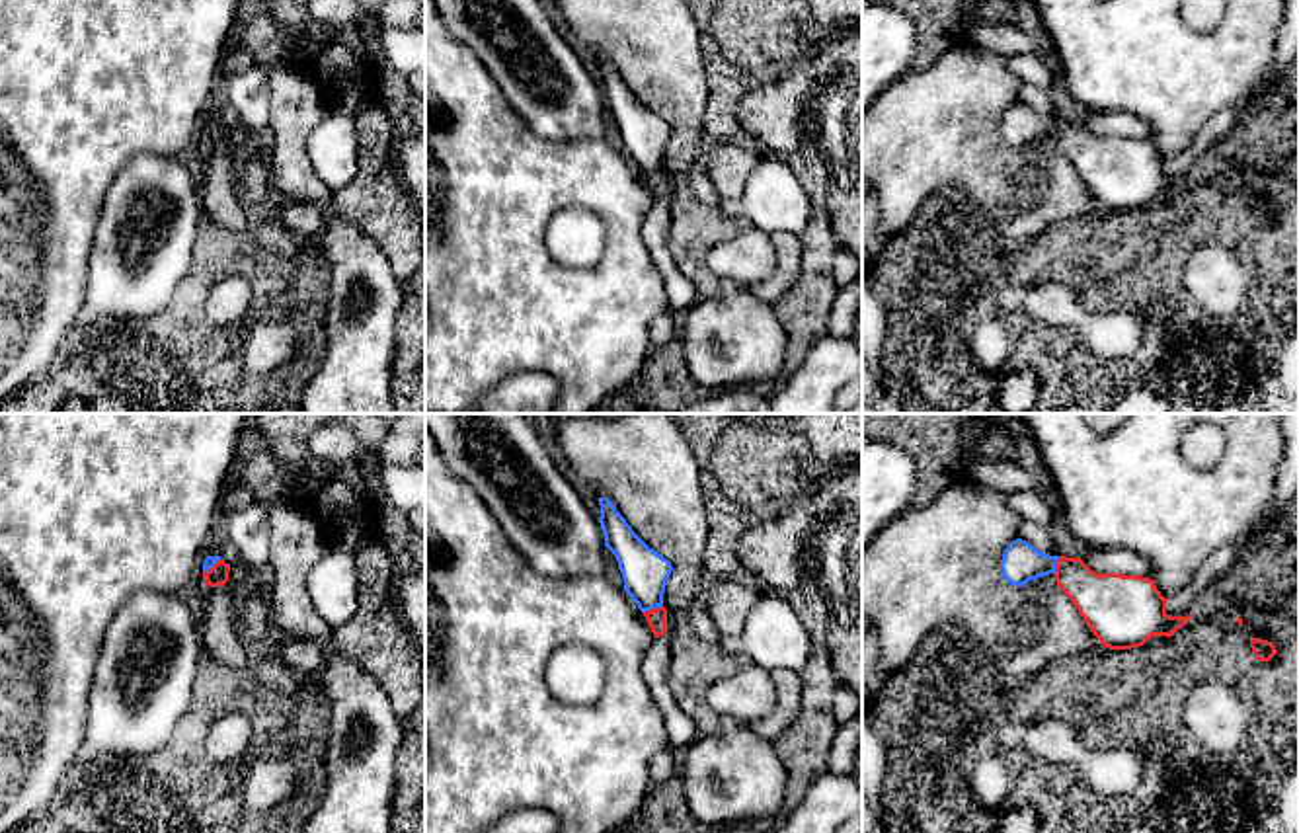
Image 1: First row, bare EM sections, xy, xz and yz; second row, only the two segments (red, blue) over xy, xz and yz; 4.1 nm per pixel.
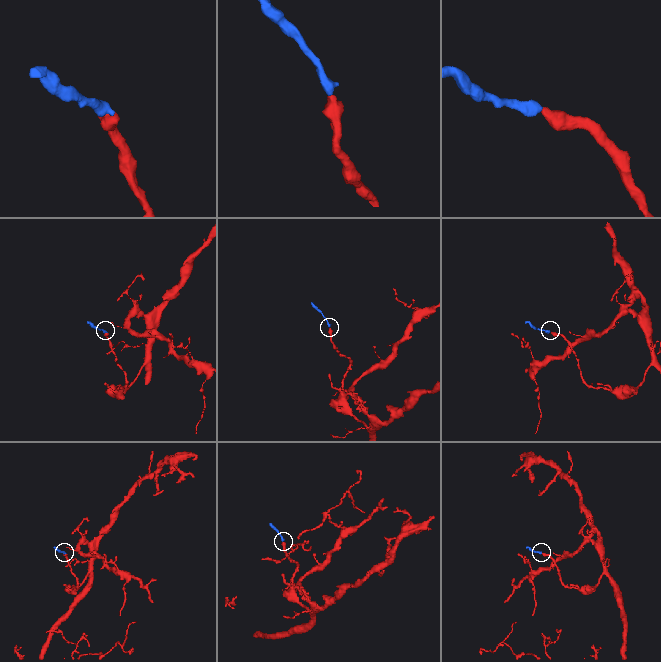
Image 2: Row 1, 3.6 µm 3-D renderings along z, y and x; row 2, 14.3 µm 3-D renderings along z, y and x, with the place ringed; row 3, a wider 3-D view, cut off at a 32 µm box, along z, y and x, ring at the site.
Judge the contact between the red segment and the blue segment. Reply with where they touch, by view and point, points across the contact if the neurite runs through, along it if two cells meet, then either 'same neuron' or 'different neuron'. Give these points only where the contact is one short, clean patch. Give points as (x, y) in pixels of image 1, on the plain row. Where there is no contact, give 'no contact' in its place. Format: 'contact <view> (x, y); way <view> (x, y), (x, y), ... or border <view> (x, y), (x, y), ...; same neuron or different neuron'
contact xz (652, 172); way xz (656, 180), (652, 172), (644, 135); same neuron

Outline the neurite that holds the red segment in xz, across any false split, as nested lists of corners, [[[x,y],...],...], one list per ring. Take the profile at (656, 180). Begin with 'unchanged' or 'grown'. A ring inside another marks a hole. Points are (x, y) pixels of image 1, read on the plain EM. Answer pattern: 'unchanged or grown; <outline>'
grown; [[[599,60],[605,109],[614,117],[624,142],[624,154],[644,176],[655,201],[667,195],[663,156],[673,129],[650,111],[616,74],[609,60]]]

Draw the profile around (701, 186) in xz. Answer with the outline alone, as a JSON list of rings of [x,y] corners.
[[[690,164],[683,174],[681,174],[692,197],[714,211],[731,211],[729,205],[724,203],[722,195],[716,191],[712,179],[706,176],[702,164]]]

